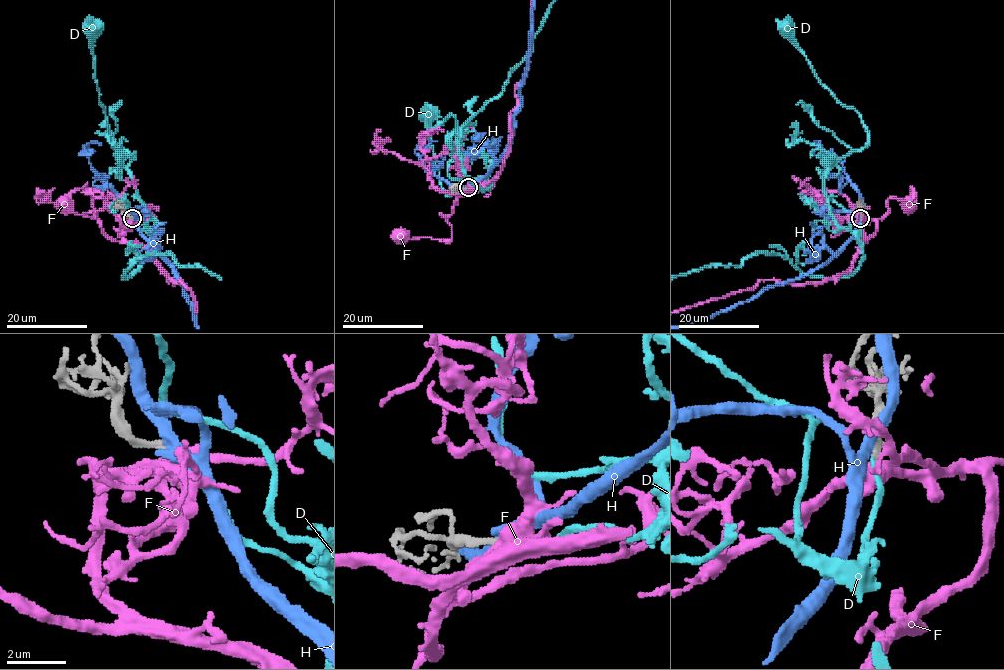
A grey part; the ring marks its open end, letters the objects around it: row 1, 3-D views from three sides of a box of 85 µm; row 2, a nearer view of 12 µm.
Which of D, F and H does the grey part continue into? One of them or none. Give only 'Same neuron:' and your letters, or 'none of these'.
Same neuron: D

